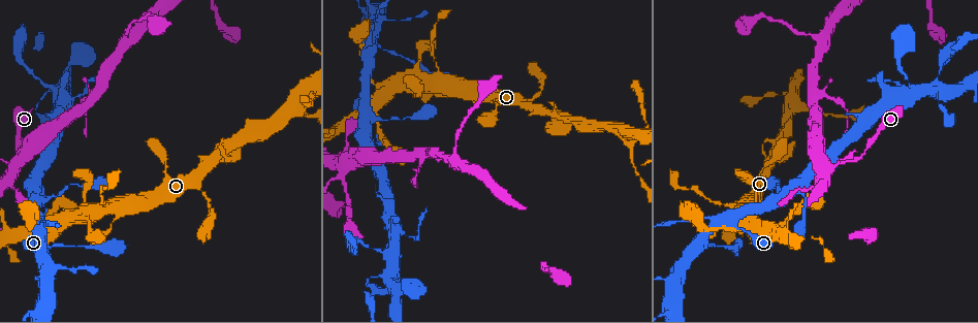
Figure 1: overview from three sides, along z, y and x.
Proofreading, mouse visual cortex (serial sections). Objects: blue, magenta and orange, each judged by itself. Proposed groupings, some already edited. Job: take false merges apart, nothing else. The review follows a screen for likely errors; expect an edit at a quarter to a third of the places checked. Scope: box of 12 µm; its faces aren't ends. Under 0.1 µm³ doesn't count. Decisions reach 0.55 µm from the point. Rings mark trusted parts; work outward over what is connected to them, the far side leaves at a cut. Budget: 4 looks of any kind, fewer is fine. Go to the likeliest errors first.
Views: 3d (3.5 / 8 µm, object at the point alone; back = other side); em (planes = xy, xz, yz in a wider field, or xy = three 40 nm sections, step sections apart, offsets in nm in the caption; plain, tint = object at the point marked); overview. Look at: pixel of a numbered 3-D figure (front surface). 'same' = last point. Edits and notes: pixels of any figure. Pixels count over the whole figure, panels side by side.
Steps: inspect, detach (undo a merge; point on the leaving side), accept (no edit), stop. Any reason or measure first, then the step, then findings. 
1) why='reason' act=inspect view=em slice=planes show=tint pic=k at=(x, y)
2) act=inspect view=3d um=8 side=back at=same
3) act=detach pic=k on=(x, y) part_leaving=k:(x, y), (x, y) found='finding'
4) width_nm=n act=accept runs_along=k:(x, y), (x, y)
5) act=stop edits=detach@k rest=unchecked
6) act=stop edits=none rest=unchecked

why='small branch off a trunk' act=inspect view=3d um=8 pic=1 at=(42, 242)

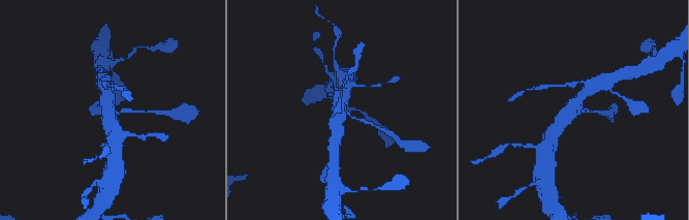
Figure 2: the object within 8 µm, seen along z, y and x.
arms=3 arm_widths_nm=150,400,500 why='need the tissue' act=inspect view=em slice=xy step=1 show=tint pic=2 at=(108, 109)

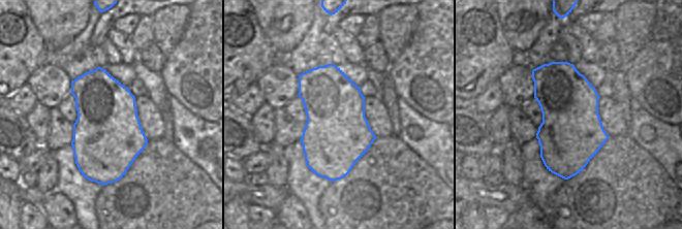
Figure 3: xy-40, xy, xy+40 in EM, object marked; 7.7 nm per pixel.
act=accept found='all the same cell'

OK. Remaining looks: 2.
why='small branch off a trunk' act=inspect view=3d um=3.5 pic=1 at=(15, 169)

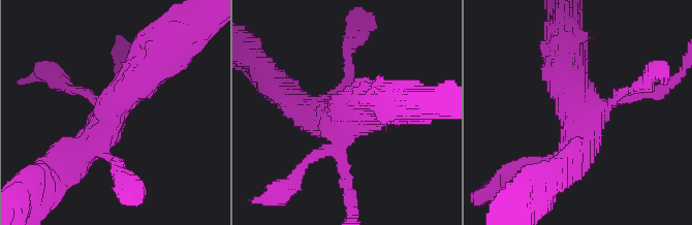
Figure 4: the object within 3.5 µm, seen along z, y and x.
act=inspect view=em slice=xy step=2 show=tint pic=4 at=(344, 125)

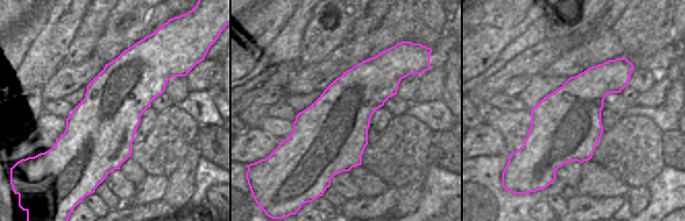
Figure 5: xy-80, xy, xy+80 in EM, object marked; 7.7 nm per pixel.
act=accept runs_along=4:(347, 185), (344, 121), (388, 102) found='continuous, no second cell'

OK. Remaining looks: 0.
act=stop edits=none rest=unchecked

